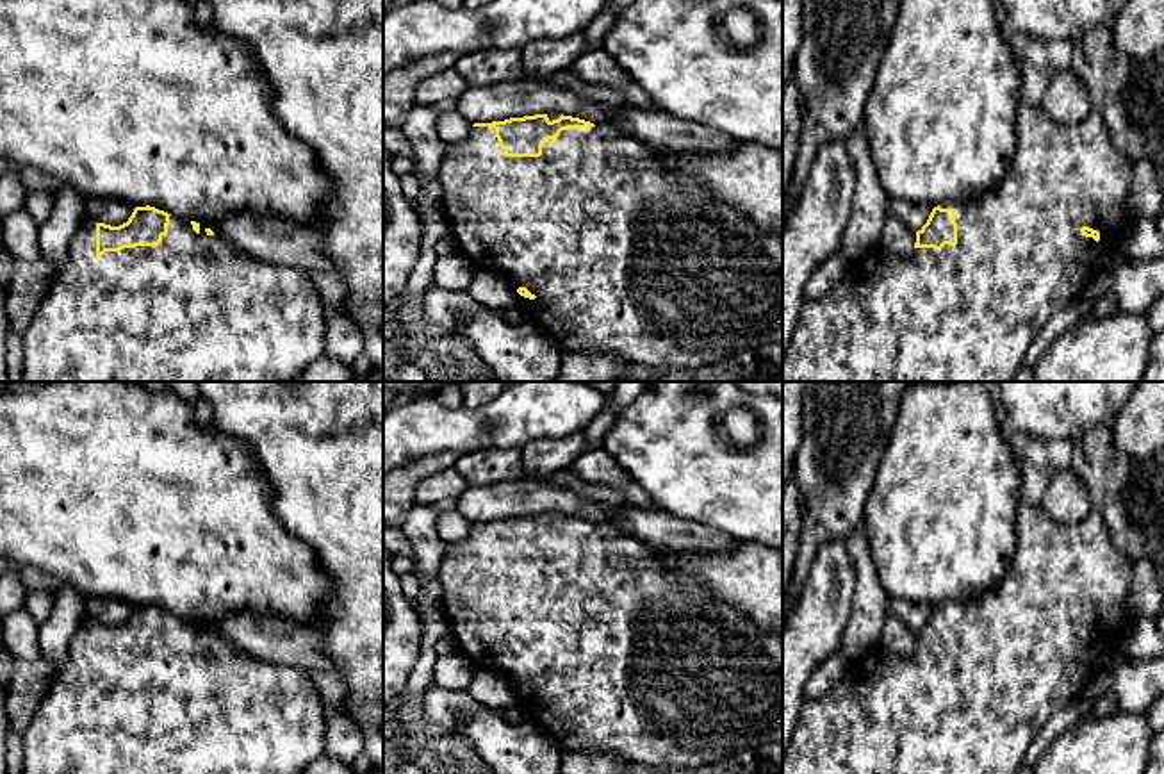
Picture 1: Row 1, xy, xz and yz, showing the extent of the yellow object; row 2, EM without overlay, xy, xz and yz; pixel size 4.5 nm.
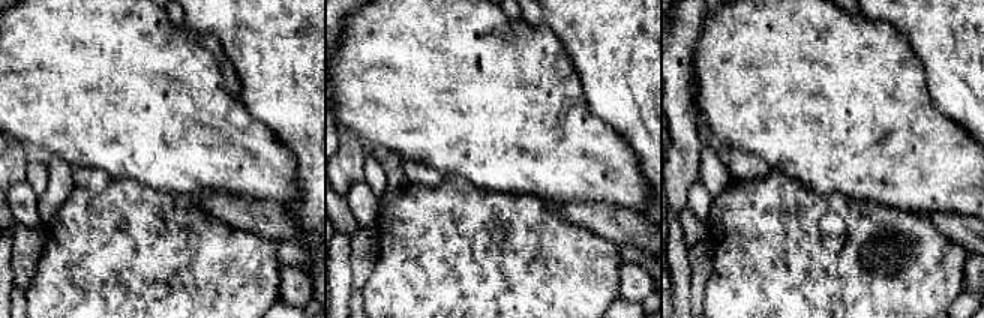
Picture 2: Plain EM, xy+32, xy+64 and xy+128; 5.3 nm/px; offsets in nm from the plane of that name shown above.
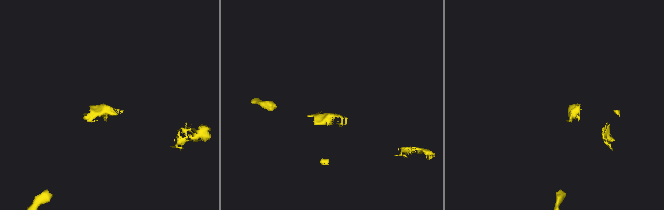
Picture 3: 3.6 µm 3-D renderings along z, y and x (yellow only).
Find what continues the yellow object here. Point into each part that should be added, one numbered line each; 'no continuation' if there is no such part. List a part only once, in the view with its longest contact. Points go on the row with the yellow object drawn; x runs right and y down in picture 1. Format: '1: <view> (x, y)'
1: xz (624, 255)

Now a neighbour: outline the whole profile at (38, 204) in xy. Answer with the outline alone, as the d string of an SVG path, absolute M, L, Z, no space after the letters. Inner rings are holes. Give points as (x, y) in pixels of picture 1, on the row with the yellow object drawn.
M50 191L27 193L23 210L37 223L43 225L52 216L55 196Z

